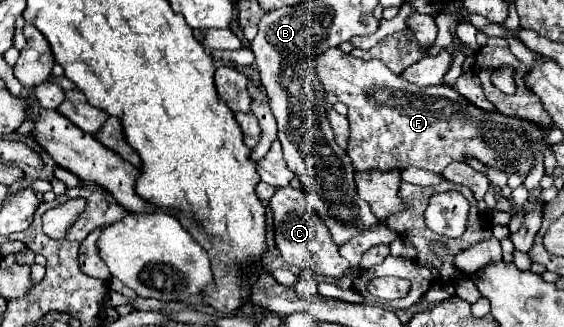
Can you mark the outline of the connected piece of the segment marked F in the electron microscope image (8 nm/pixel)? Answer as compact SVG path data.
M329 48L313 58L311 68L323 90L335 94L349 108L351 138L347 156L357 170L403 170L417 166L441 174L447 164L463 162L463 156L471 156L489 168L525 178L533 156L543 152L547 132L537 124L509 118L501 112L483 112L447 84L417 88L385 68L381 60L365 62L339 48Z

